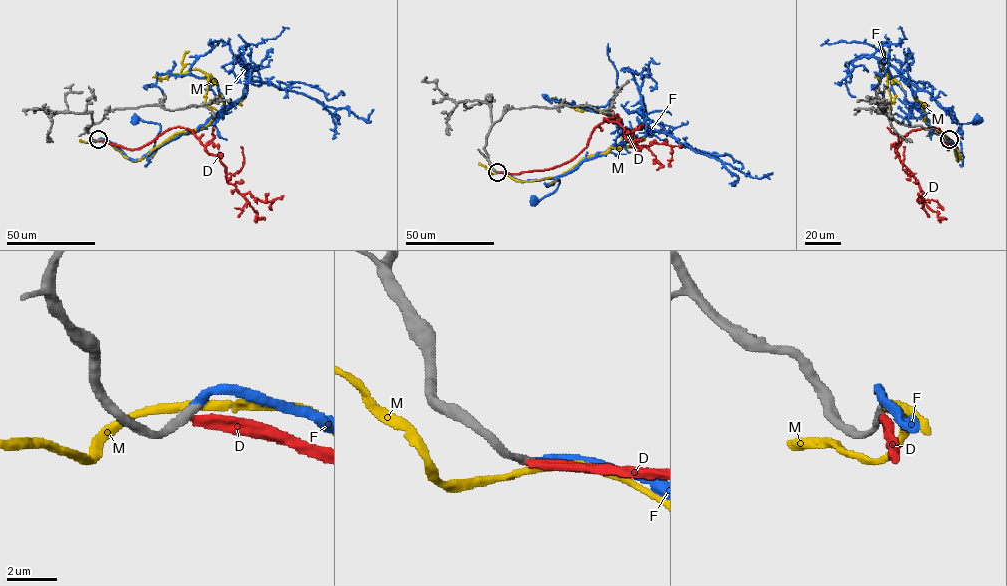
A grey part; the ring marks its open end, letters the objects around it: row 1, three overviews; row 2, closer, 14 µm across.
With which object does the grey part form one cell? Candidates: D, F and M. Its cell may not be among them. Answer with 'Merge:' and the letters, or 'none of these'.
Merge: F

